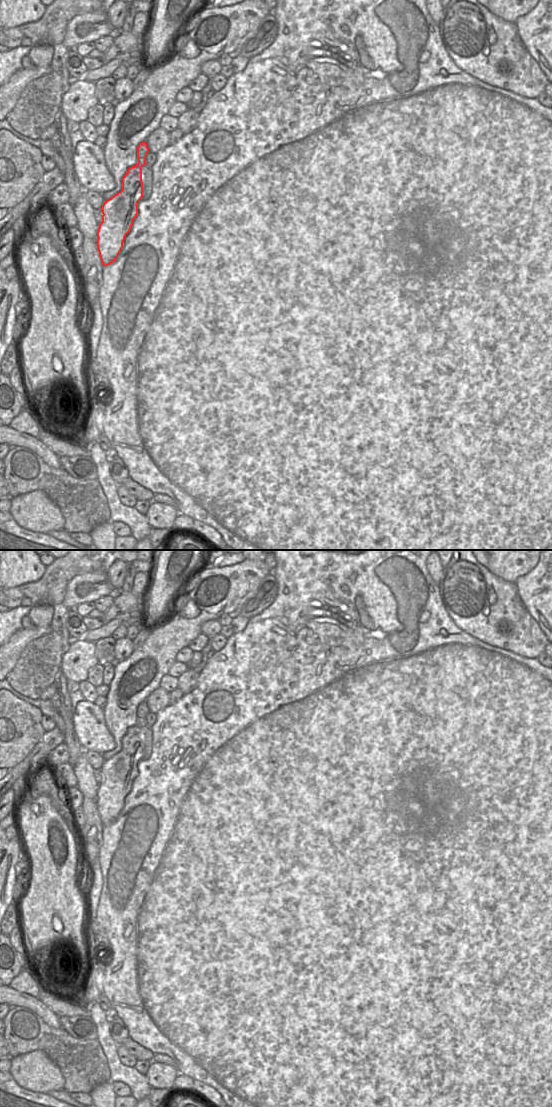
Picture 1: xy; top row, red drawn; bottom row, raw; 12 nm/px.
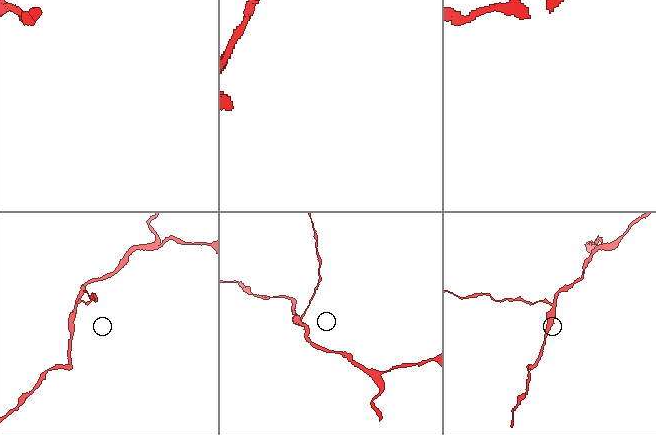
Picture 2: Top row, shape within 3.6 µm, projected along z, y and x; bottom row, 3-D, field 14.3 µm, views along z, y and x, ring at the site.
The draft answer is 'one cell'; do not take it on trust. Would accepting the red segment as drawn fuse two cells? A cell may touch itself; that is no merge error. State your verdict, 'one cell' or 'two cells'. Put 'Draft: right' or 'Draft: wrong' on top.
Draft: wrong
two cells

